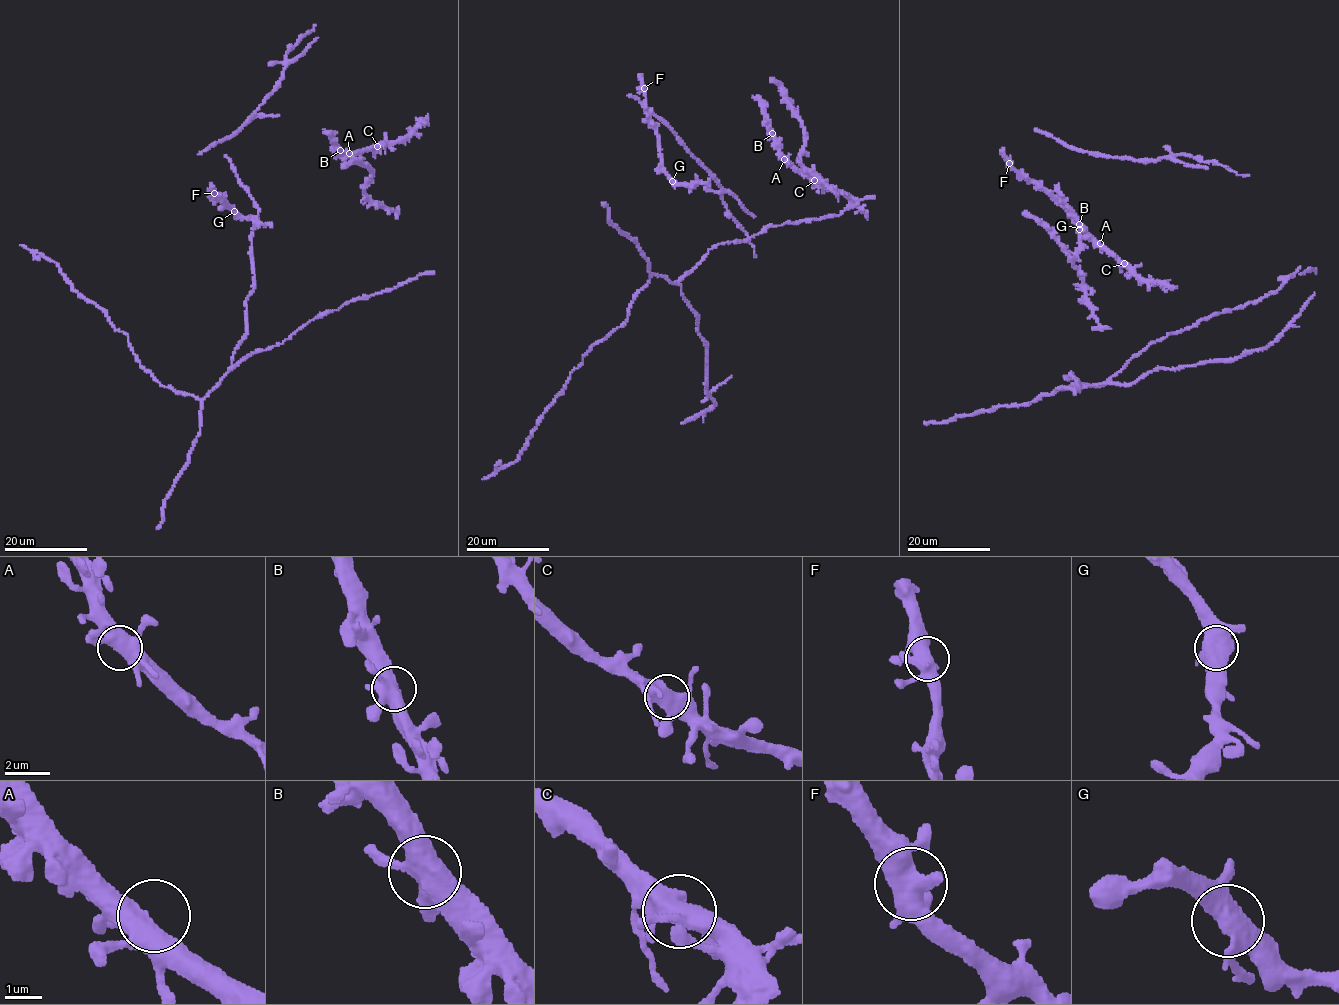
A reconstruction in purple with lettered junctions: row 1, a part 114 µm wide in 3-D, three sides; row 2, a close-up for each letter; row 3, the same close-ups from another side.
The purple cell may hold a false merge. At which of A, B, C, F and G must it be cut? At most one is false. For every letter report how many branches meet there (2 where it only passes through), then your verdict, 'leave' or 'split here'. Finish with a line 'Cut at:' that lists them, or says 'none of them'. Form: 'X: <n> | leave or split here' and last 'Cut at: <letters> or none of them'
A: 4 | leave
B: 5 | leave
C: 4 | leave
F: 5 | leave
G: 5 | leave
Cut at: none of them

